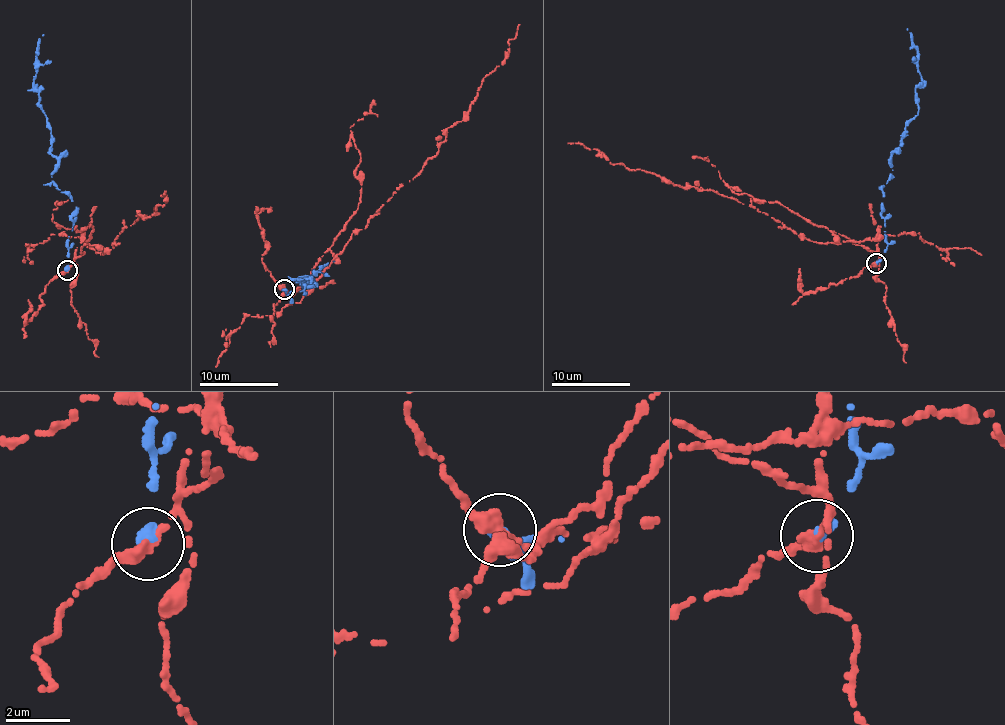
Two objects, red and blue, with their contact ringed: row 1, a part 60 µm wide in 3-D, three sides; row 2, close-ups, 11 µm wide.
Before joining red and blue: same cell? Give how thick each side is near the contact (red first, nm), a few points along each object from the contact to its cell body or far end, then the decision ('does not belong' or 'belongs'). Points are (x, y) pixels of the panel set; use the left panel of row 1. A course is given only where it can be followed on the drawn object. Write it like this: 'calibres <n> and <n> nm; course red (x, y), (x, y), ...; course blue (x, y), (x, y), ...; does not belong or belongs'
calibres 320 and 320 nm; course red (66, 269), (86, 244), (103, 255), (108, 252), (124, 228), (165, 205), (166, 194), (160, 196), (164, 194); course blue (66, 269), (76, 207), (51, 177), (57, 160), (51, 153), (51, 130), (34, 86), (37, 41), (44, 35); does not belong

